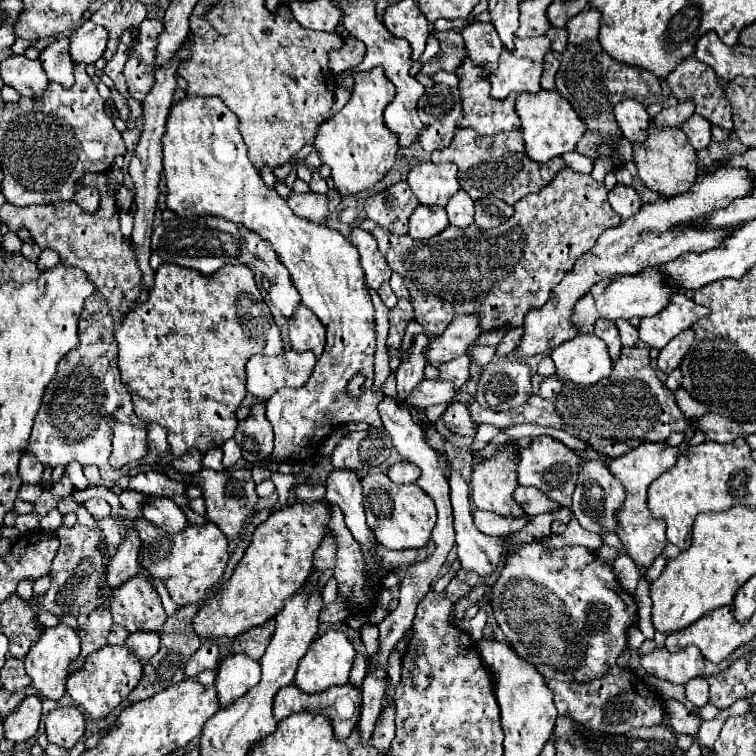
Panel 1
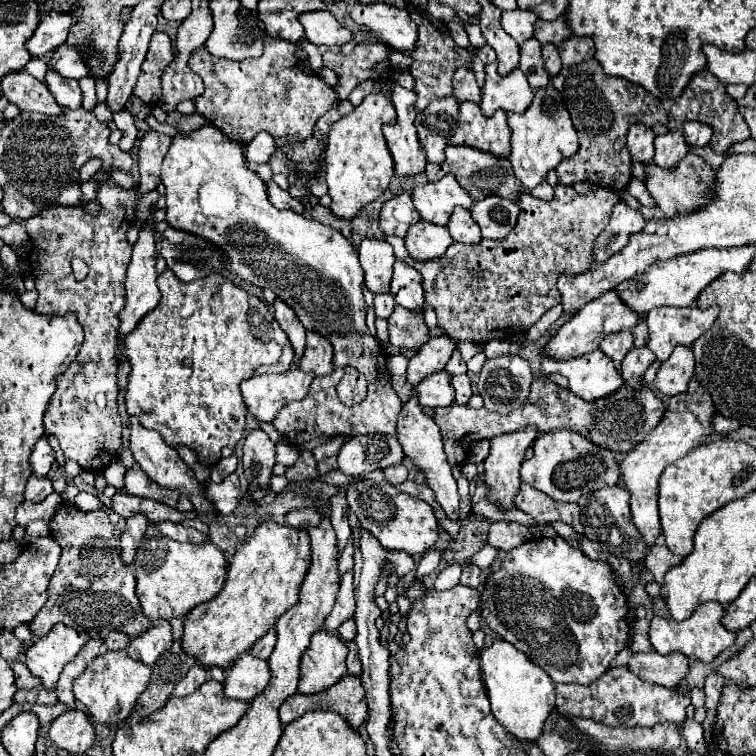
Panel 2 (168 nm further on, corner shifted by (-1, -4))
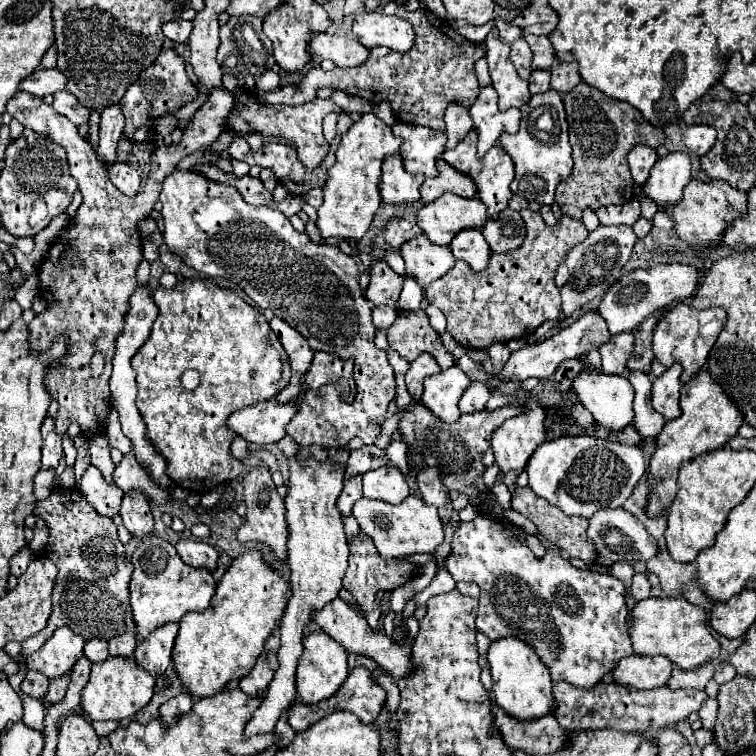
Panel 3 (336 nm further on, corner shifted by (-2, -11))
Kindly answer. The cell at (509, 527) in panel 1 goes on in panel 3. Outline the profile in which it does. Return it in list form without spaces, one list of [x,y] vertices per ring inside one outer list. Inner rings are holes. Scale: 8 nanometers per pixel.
[[[613,564],[611,566],[611,574],[615,578],[621,578],[621,582],[627,584],[627,588],[631,586],[631,578],[633,578],[633,566],[631,564]]]

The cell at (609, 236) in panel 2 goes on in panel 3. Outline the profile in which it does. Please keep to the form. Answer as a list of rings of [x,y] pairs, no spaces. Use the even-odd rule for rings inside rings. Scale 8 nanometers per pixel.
[[[599,226],[583,242],[579,242],[575,248],[569,250],[565,264],[569,268],[571,278],[561,288],[561,298],[563,298],[561,308],[565,316],[571,316],[583,304],[601,296],[611,284],[619,280],[621,270],[633,252],[635,242],[637,242],[637,236],[633,234],[631,226]]]

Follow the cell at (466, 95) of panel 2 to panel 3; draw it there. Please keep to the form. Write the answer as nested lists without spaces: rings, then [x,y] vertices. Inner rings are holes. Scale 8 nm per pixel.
[[[449,106],[445,112],[445,136],[447,136],[447,150],[455,148],[473,128],[471,120],[469,120],[469,112],[467,108],[461,106]]]

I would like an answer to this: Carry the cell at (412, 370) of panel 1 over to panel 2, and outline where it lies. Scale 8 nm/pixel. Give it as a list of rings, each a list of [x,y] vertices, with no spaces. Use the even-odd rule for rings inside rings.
[[[416,393],[410,395],[410,399],[402,405],[402,411],[400,411],[400,417],[398,417],[398,433],[396,433],[402,449],[404,449],[404,455],[410,457],[414,461],[414,465],[426,475],[426,483],[428,487],[434,491],[436,495],[436,501],[442,505],[442,509],[446,511],[446,515],[452,519],[452,521],[458,521],[458,513],[460,513],[460,495],[458,495],[458,485],[456,485],[456,479],[452,475],[452,467],[446,459],[446,453],[444,453],[444,445],[442,445],[442,435],[440,435],[440,429],[438,425],[434,423],[432,417],[426,417],[422,407],[418,405],[418,397]]]

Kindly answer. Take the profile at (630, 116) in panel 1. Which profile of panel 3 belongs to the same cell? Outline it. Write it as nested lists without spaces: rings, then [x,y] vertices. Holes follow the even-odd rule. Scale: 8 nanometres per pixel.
[[[633,148],[633,152],[629,152],[629,168],[631,168],[631,176],[635,180],[635,184],[645,184],[645,180],[649,178],[651,168],[657,162],[657,152],[653,148]]]

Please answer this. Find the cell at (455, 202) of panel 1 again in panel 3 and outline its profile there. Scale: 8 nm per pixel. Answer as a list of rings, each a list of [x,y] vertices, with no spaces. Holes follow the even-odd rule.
[[[459,232],[453,238],[453,244],[449,244],[453,256],[457,260],[463,260],[469,264],[469,268],[473,272],[483,272],[489,264],[489,256],[491,256],[491,248],[485,242],[481,232]]]

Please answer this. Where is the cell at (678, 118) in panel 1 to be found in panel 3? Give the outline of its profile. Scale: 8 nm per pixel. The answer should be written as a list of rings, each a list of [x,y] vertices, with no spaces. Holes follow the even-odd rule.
[[[673,152],[661,158],[651,172],[651,178],[641,186],[643,196],[651,198],[659,210],[681,202],[681,192],[691,180],[691,160],[685,152]]]

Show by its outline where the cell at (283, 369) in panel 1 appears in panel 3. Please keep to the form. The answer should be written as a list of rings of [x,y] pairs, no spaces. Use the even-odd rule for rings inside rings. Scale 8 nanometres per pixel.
[[[267,400],[229,416],[227,428],[251,444],[267,446],[285,436],[285,426],[291,422],[295,412],[295,402],[277,404],[275,400]]]

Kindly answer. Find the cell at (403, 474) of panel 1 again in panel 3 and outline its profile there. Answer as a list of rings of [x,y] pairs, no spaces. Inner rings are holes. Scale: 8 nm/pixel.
[[[375,468],[363,474],[363,498],[401,504],[409,496],[407,482],[397,468]]]

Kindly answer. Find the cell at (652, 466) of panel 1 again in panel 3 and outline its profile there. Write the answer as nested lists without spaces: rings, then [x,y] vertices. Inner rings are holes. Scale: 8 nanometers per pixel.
[[[701,370],[697,378],[693,378],[689,384],[681,388],[681,410],[683,414],[677,420],[667,422],[663,432],[659,434],[655,454],[649,464],[647,480],[653,486],[653,494],[647,506],[649,516],[657,516],[663,508],[667,508],[667,504],[673,502],[673,496],[679,490],[677,474],[683,462],[723,448],[729,438],[737,436],[743,424],[743,414],[739,412],[735,402],[729,396],[725,396],[725,390],[717,382],[713,382],[713,376],[707,370]]]

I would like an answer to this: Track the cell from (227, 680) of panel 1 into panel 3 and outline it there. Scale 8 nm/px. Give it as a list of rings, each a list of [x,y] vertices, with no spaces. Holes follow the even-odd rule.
[[[273,652],[271,654],[261,654],[255,668],[251,670],[251,674],[247,678],[241,678],[239,688],[249,696],[257,696],[259,692],[267,690],[267,686],[273,680],[273,674],[275,674],[277,668],[279,668],[277,654],[273,654]]]

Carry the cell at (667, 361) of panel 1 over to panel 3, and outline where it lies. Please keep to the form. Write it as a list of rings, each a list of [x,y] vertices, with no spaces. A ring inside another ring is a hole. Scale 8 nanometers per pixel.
[[[673,364],[659,378],[655,378],[651,388],[651,406],[665,418],[673,420],[681,416],[679,392],[681,392],[681,364]]]

